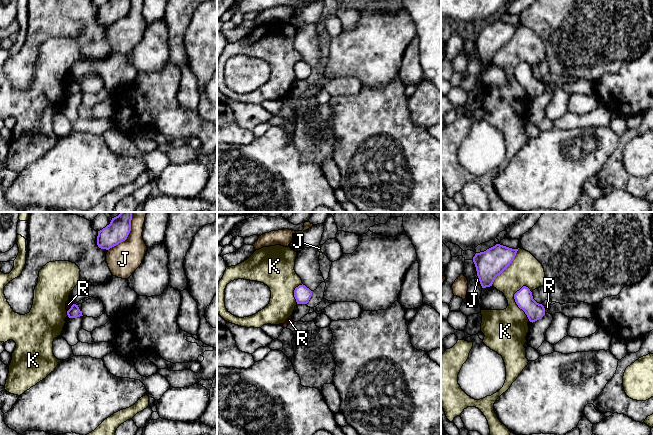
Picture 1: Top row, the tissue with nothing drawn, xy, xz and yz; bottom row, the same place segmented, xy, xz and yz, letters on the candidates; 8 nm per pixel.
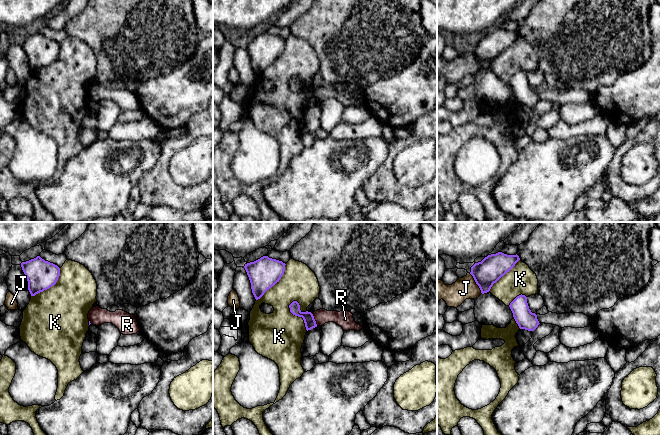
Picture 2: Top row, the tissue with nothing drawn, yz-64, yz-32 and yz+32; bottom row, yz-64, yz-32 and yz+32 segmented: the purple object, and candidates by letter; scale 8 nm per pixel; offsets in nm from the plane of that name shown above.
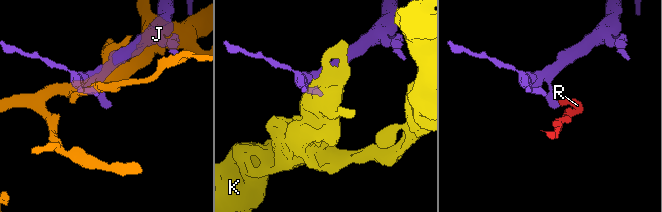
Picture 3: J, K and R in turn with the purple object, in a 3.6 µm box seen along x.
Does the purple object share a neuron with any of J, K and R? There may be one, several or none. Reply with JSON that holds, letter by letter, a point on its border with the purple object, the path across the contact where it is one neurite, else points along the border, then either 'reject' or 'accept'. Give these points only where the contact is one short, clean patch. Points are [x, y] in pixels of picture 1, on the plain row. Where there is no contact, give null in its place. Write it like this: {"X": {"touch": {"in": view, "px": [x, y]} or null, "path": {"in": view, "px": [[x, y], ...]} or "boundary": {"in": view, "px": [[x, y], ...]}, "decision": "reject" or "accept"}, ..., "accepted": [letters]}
{"J": {"touch": {"in": "xy", "px": [124, 16]}, "decision": "reject"}, "K": {"touch": {"in": "yz", "px": [516, 79]}, "decision": "reject"}, "R": {"touch": {"in": "xy", "px": [70, 84]}, "boundary": {"in": "xy", "px": [[73, 80], [67, 87]]}, "decision": "reject"}, "accepted": []}

